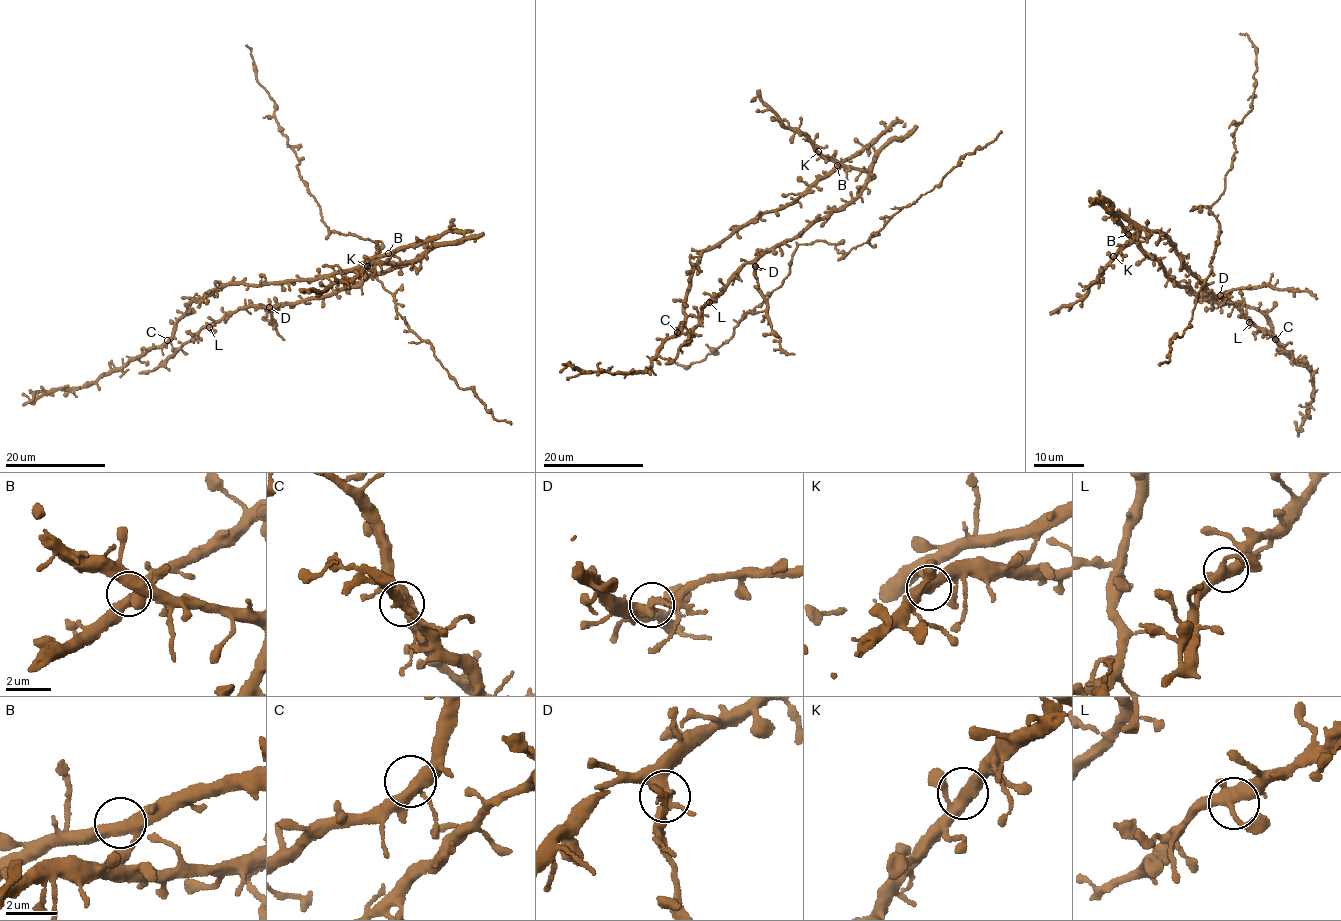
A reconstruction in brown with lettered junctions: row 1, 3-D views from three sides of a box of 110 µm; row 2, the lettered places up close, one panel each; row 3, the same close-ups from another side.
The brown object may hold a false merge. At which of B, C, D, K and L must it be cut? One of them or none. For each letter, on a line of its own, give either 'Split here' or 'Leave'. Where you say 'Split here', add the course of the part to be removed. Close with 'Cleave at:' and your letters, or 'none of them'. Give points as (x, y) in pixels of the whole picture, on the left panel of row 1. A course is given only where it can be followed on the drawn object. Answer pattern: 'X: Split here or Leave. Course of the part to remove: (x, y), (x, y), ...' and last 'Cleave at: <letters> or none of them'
B: Leave
C: Leave
D: Leave
K: Leave
L: Leave
Cleave at: none of them

